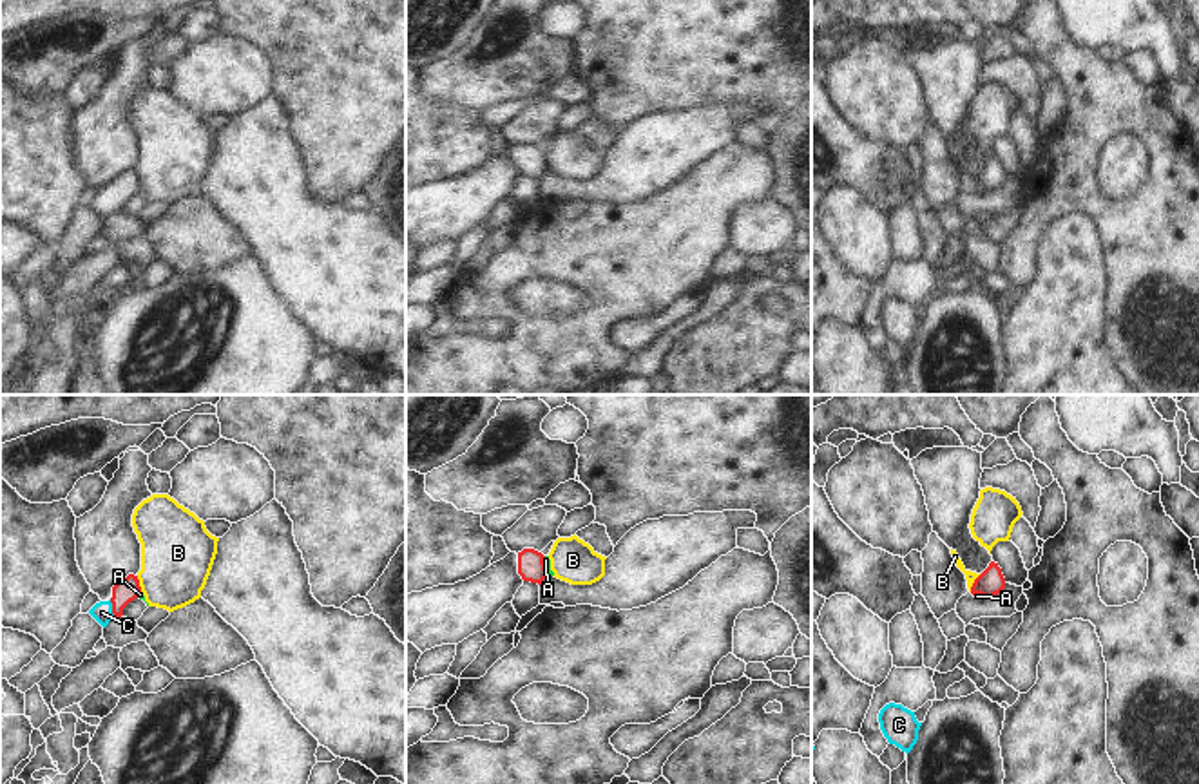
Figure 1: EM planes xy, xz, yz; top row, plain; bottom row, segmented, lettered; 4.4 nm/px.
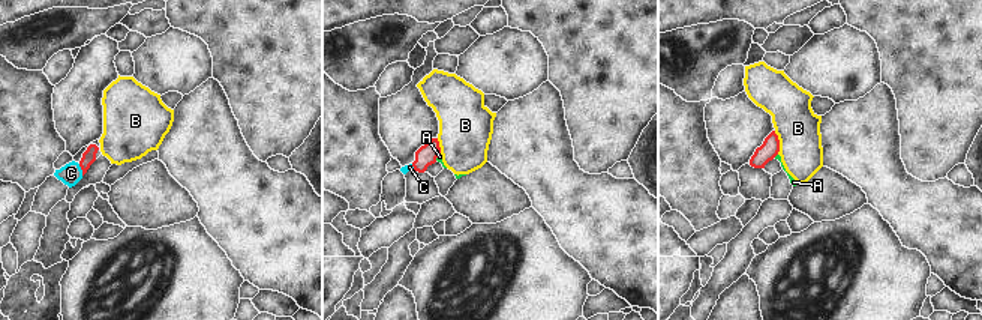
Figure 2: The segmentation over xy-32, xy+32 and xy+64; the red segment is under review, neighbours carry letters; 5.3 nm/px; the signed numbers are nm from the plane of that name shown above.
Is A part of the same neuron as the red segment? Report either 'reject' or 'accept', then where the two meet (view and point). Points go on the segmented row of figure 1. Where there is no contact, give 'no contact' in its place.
reject; meets red in xz at (544, 565)

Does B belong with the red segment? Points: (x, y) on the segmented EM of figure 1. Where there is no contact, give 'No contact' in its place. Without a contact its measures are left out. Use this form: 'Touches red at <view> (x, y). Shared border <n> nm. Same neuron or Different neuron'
Touches red at yz (973, 583). Shared border 90 nm. Different neuron

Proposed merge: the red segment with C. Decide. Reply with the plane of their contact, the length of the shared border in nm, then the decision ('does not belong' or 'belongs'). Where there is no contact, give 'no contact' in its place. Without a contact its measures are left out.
xy | 80 nm | belongs

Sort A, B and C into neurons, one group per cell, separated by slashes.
A B / C

